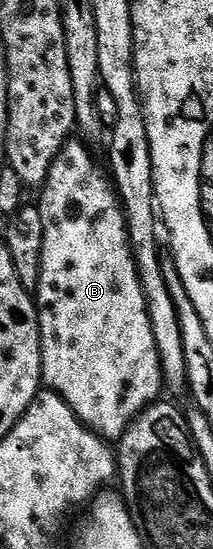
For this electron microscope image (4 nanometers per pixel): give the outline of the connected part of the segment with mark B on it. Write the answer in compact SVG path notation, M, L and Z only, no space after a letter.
M67 142L56 157L40 188L42 200L36 203L42 218L42 260L36 288L42 338L42 382L55 391L95 435L118 441L145 407L159 402L164 366L152 333L152 321L117 190L109 178L102 179L93 153L84 144L74 142Z

